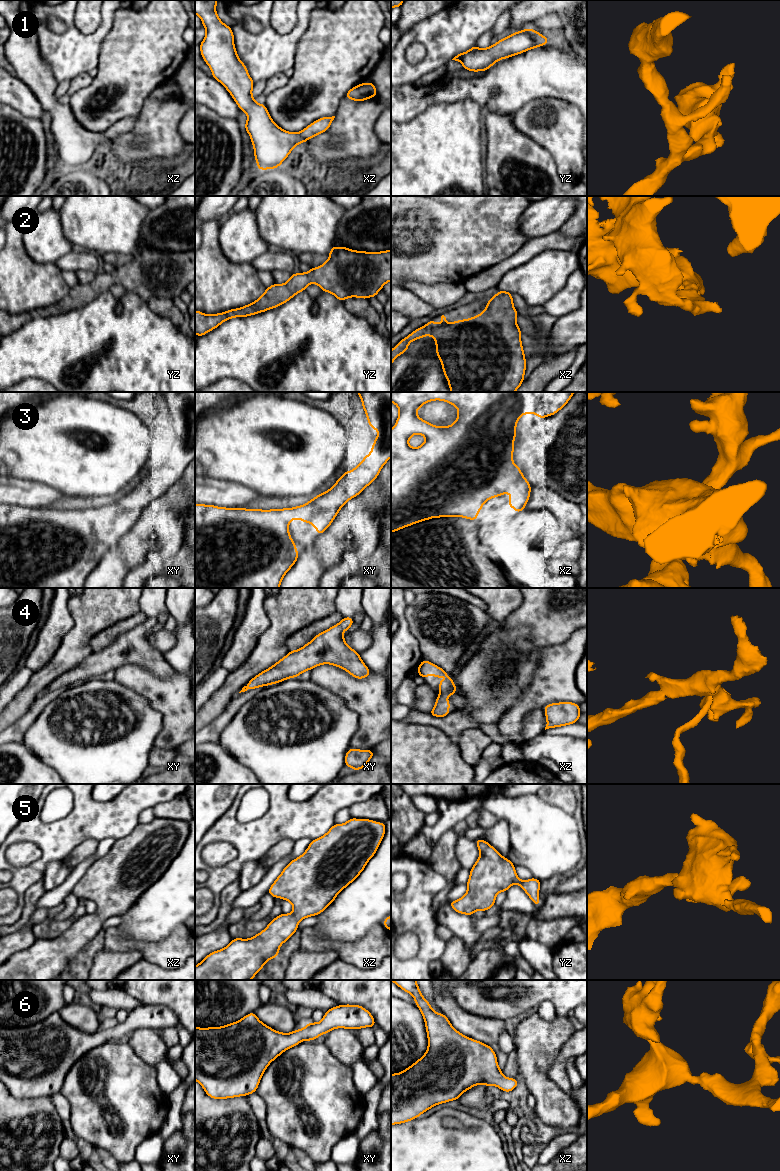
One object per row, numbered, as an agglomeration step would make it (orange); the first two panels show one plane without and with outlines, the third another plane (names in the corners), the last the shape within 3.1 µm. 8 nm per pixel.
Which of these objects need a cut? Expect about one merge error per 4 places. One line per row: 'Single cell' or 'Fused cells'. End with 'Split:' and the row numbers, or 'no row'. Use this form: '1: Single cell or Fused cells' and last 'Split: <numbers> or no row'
1: Single cell
2: Single cell
3: Single cell
4: Single cell
5: Single cell
6: Single cell
Split: no row

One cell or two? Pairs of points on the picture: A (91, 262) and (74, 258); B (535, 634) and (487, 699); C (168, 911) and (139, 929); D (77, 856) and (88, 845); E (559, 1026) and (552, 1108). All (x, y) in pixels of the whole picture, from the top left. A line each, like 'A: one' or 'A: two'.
A: one
B: two
C: one
D: one
E: one

